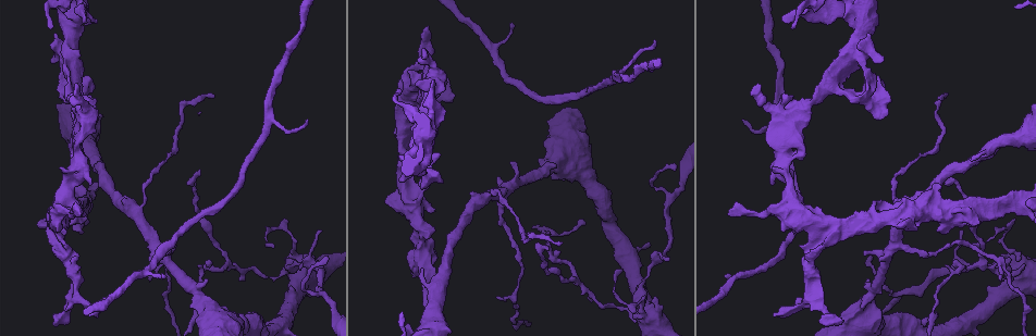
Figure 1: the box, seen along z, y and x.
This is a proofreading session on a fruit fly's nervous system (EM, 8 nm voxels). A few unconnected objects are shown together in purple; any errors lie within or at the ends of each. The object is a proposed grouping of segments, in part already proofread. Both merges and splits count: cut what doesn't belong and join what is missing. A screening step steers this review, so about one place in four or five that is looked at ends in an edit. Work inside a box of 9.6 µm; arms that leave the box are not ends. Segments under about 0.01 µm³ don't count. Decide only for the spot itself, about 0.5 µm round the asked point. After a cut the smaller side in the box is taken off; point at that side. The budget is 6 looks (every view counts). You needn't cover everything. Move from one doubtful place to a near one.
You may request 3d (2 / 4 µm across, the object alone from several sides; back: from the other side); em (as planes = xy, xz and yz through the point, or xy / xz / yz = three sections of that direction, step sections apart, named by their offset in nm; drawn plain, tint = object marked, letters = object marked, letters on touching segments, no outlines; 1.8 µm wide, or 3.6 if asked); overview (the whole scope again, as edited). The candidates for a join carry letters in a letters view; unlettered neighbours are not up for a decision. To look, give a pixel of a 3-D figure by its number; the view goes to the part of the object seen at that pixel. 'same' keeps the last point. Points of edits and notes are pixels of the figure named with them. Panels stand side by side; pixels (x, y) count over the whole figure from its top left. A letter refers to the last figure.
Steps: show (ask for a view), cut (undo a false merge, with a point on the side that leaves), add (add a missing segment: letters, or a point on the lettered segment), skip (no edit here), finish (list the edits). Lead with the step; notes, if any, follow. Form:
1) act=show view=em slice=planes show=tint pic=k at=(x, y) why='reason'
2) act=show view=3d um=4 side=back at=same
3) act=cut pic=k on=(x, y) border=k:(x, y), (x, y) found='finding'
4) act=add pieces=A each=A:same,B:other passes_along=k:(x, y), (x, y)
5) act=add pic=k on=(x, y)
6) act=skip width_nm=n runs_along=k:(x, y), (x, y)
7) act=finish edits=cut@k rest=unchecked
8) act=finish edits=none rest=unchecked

act=show view=em slice=planes show=plain pic=1 at=(90, 19) why='touches itself'

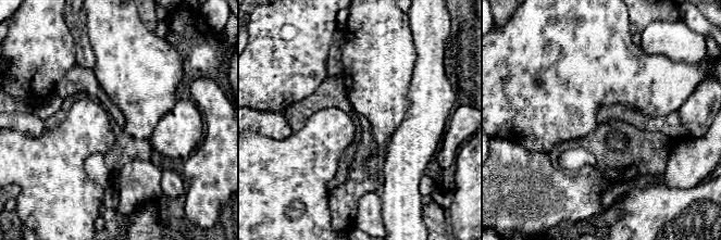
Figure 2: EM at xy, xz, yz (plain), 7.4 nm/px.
act=show view=em slice=planes show=tint at=same

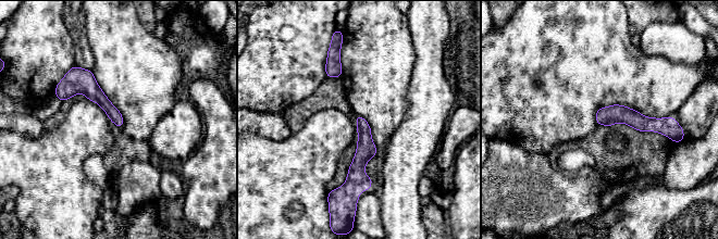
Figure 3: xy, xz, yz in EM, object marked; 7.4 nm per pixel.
act=show view=em slice=planes show=letters at=same

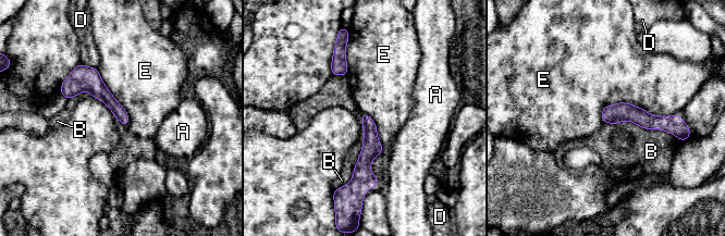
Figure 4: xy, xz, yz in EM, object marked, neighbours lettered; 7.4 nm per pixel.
act=skip each=A:other,B:other,D:other,E:other border=4:(637, 124), (665, 129), (682, 140) found='all the same neuron'

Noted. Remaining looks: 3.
act=show view=3d um=2 pic=1 at=(55, 194) why='four or more arms meet'

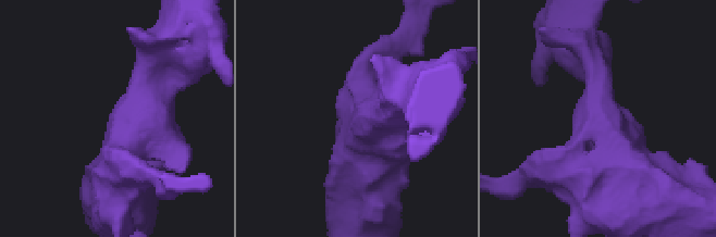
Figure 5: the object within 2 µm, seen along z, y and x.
act=show view=em slice=planes show=tint pic=5 at=(600, 117)

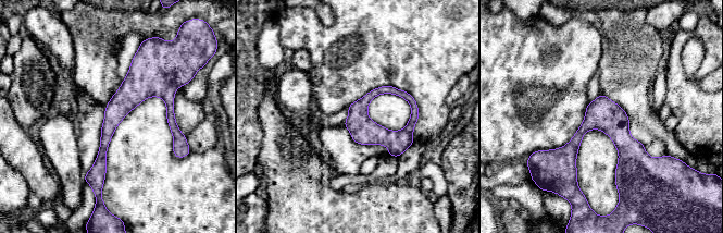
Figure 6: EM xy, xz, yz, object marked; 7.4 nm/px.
act=show view=em slice=planes show=letters at=same why='see the neighbours'

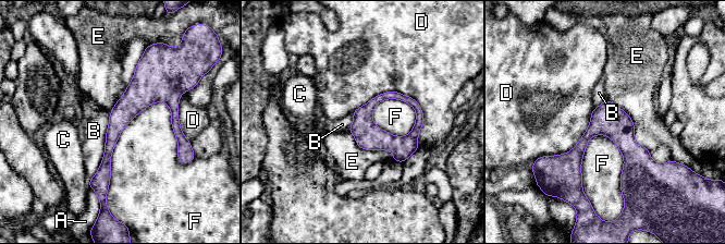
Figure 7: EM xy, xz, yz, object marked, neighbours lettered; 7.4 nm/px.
act=skip longest_contact=F:800nm each=A:other,B:other,C:other,D:other,E:other,F:other runs_along=7:(182, 138), (174, 107), (143, 97), (94, 182) found='continuous, no second neuron'

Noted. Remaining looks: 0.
act=finish edits=none rest=unchecked

